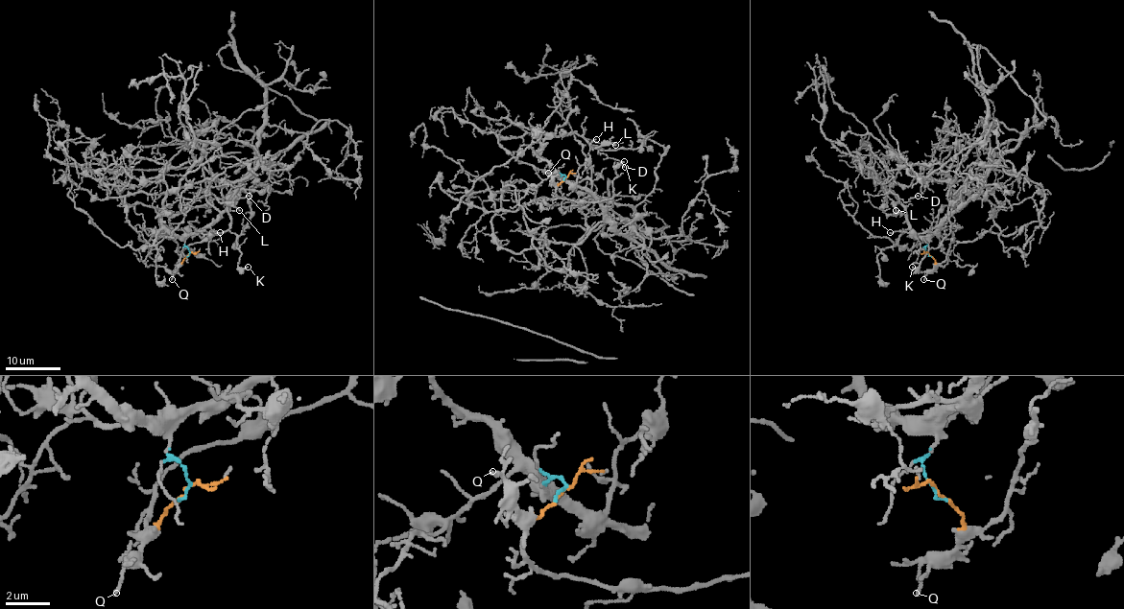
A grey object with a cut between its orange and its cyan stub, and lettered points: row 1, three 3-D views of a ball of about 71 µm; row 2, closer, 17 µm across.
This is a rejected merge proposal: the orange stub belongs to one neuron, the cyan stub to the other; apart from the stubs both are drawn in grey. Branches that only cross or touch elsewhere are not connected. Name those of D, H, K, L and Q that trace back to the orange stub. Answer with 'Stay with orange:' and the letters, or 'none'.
Stay with orange: K, Q

